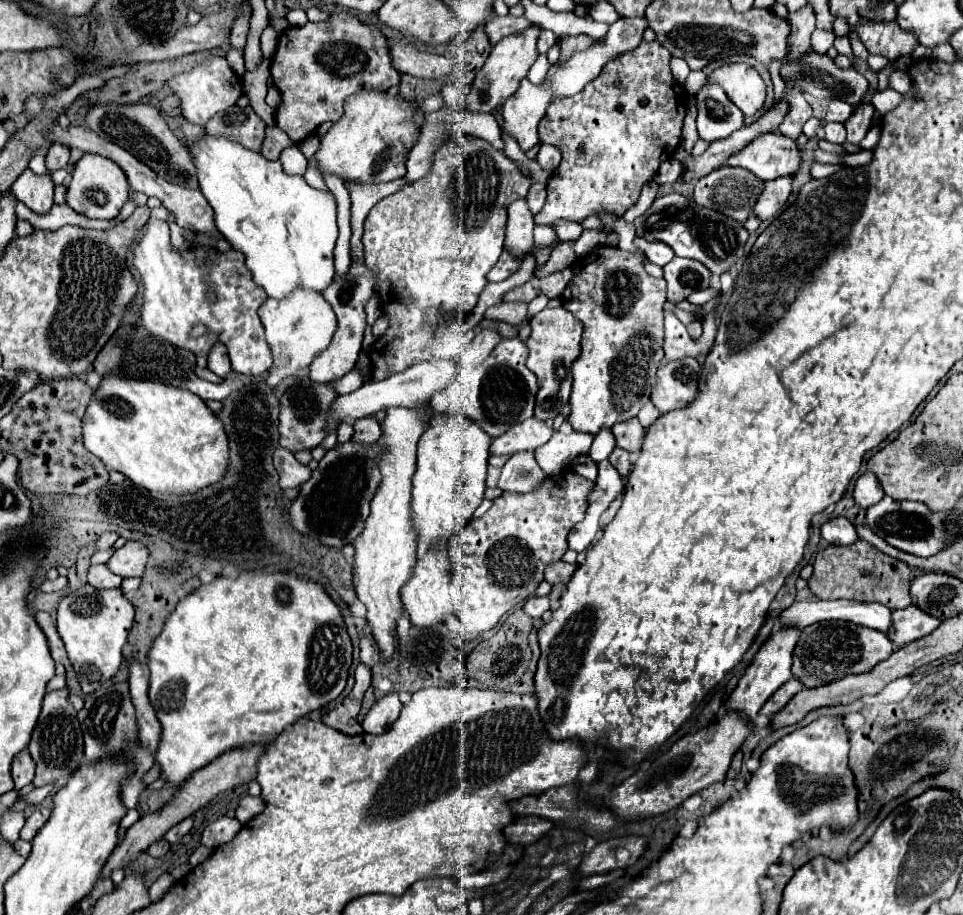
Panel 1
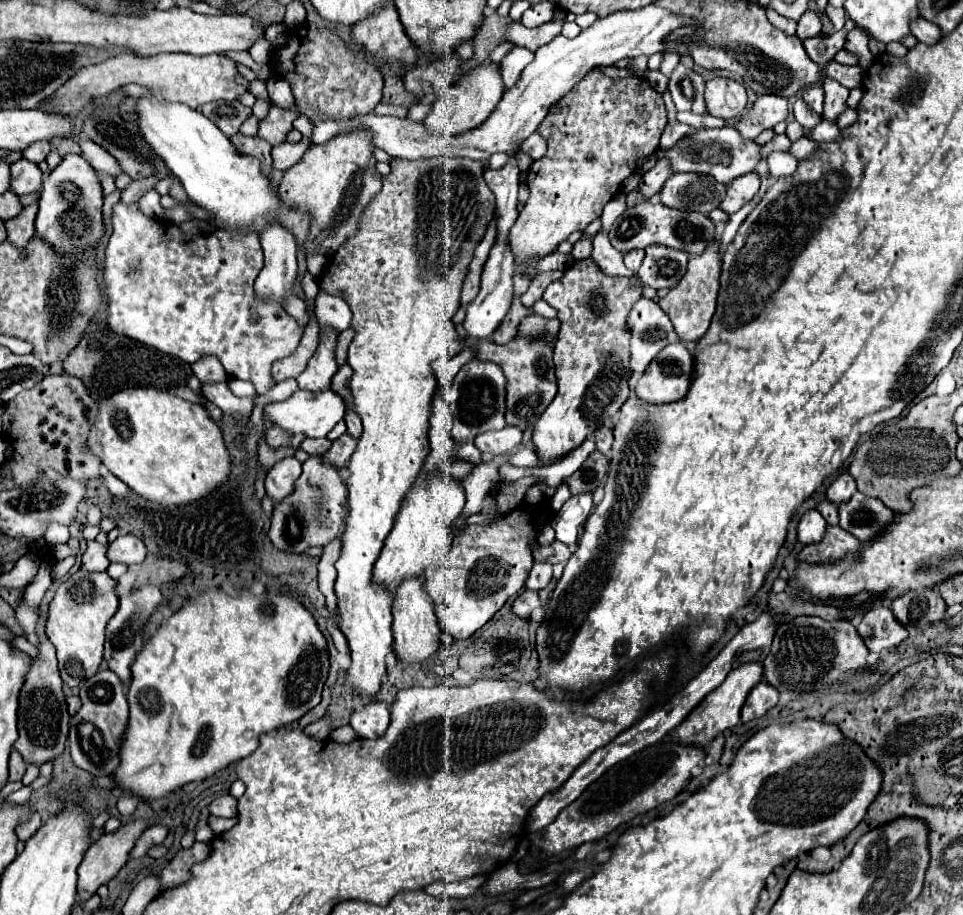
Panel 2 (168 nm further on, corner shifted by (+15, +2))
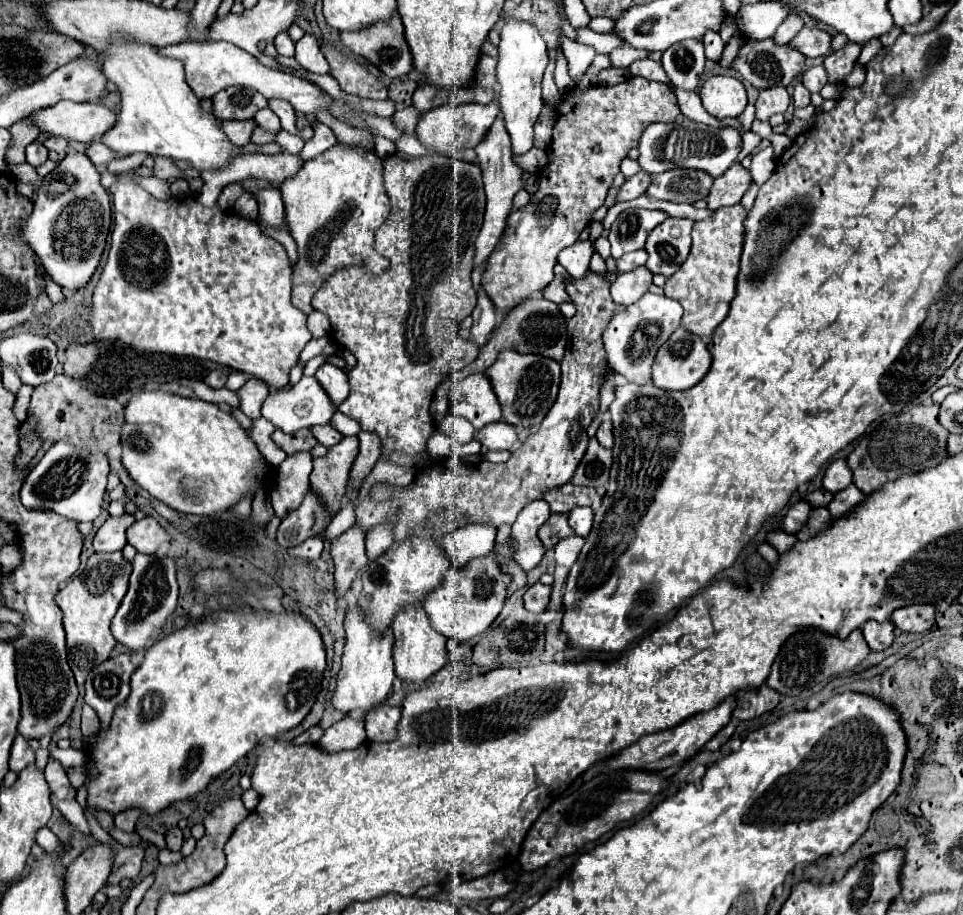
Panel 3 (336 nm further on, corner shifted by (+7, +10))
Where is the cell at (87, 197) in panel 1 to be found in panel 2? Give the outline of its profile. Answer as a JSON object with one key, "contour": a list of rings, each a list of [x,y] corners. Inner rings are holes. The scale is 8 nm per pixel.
{"contour":[[[67,154],[43,182],[35,234],[51,242],[61,254],[79,254],[87,246],[95,246],[105,232],[101,222],[101,206],[103,188],[97,172],[83,156]]]}

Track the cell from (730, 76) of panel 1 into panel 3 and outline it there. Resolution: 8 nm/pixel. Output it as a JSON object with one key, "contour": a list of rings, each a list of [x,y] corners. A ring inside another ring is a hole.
{"contour":[[[711,76],[703,82],[699,90],[705,110],[723,120],[737,118],[747,106],[747,94],[743,84],[731,76]]]}

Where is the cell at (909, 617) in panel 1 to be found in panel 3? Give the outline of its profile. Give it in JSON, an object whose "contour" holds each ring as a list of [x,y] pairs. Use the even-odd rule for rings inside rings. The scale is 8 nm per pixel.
{"contour":[[[889,620],[883,622],[883,624],[879,624],[879,622],[865,622],[861,632],[863,632],[865,642],[869,644],[869,648],[873,652],[887,650],[893,644],[893,640],[895,640],[895,634],[893,634],[895,628],[893,628],[893,624]]]}

